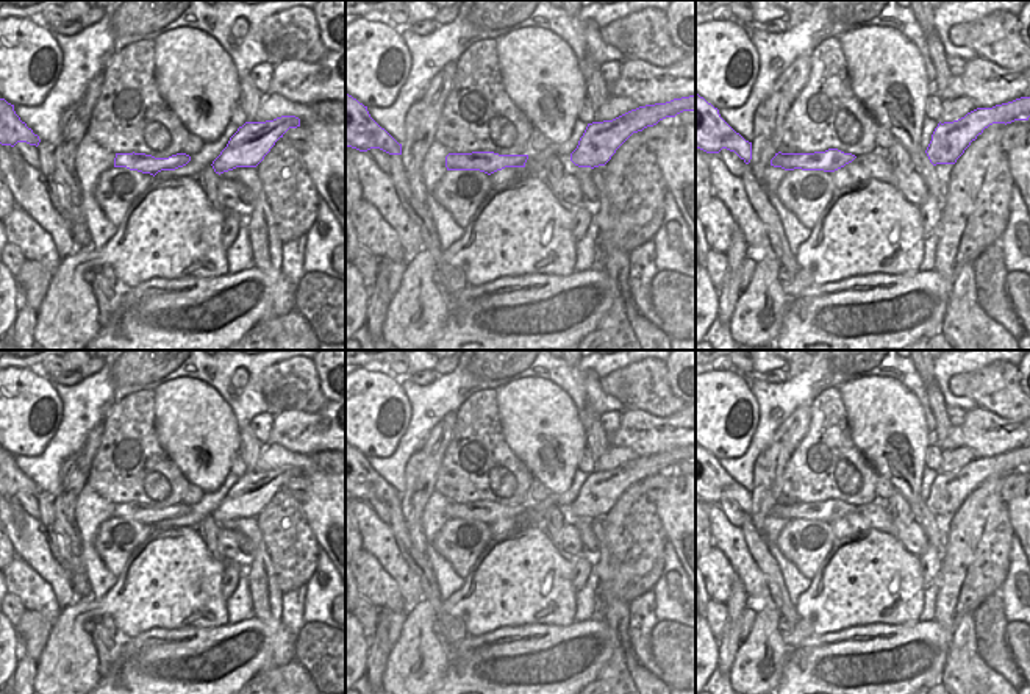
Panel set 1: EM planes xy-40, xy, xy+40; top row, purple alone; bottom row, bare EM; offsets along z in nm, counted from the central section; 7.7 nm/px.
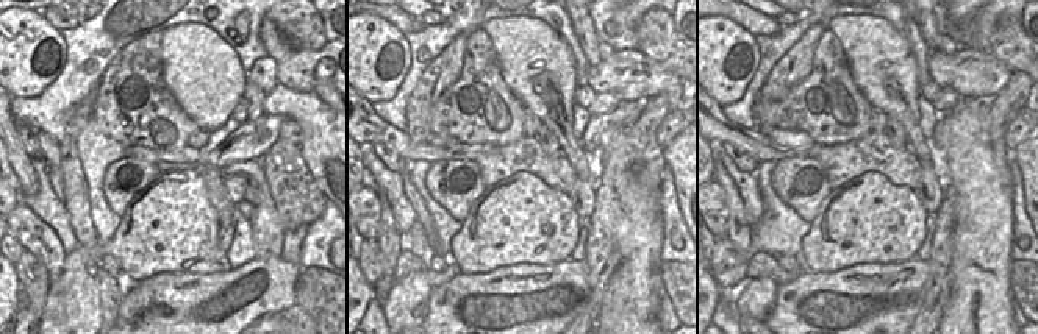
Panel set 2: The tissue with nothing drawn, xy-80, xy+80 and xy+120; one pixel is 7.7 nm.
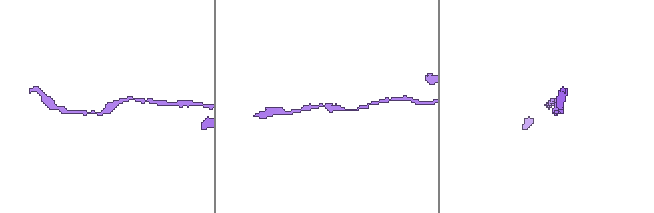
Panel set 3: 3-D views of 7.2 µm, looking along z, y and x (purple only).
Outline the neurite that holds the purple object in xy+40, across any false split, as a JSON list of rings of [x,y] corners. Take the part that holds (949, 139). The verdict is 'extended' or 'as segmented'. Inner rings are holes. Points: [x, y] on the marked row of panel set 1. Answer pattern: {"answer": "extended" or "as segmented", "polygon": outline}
{"answer": "as segmented", "polygon": [[[1021,97],[992,108],[977,108],[958,120],[939,122],[925,153],[933,166],[955,164],[971,142],[989,125],[1007,125],[1014,120],[1028,120],[1028,117],[1030,97]]]}

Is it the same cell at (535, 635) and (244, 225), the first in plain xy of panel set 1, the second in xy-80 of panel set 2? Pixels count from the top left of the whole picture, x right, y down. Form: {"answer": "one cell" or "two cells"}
{"answer": "two cells"}

